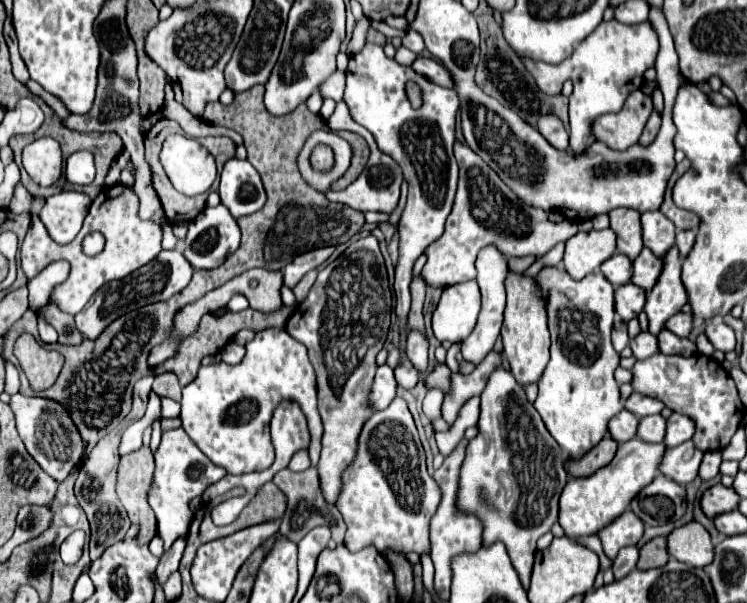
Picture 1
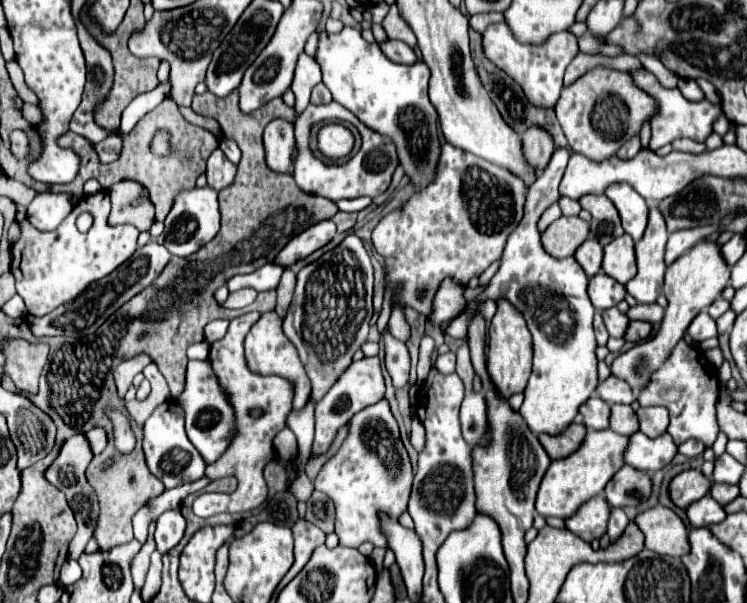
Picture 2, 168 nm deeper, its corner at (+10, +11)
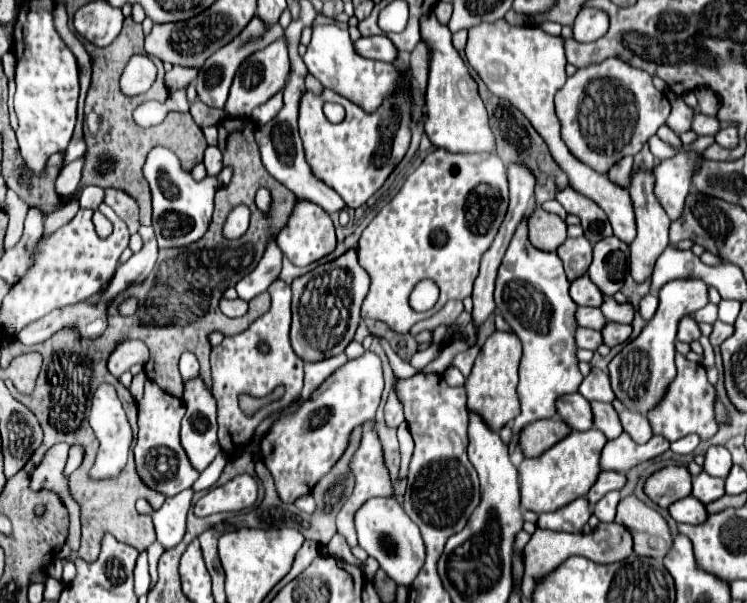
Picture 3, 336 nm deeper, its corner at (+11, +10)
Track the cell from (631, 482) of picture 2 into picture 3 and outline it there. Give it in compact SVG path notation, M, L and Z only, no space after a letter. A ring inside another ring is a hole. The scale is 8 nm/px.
M601 471L597 481L593 483L593 487L589 489L589 493L585 495L589 505L595 505L609 489L621 489L625 485L625 475L621 473L613 473L613 471Z

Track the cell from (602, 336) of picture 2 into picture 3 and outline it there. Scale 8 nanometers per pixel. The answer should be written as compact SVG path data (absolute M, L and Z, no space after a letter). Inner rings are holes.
M577 329L575 331L575 345L579 349L591 349L595 351L601 345L601 333L593 331L593 329Z

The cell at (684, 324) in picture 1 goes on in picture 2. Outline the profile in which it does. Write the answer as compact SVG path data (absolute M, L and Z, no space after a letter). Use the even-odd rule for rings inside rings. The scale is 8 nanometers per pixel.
M636 304L628 310L630 320L646 320L650 324L660 324L664 320L664 308L660 304Z

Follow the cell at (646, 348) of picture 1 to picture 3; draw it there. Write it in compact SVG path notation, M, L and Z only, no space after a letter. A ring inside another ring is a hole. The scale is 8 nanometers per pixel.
M579 307L575 311L575 319L579 327L589 327L589 329L601 329L605 325L605 317L601 317L601 311L595 307Z

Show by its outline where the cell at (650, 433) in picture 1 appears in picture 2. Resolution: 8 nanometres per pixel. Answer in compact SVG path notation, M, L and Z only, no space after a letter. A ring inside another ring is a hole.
M614 404L612 416L610 416L610 428L618 434L624 434L624 436L632 436L634 432L638 432L640 424L638 424L638 416L632 410L632 406Z

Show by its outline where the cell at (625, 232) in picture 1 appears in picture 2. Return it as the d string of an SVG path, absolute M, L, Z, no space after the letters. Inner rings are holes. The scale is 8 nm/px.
M582 196L580 200L582 208L586 208L592 214L590 222L590 232L602 246L610 244L614 238L622 236L622 224L620 224L620 214L616 212L614 204L606 196Z

